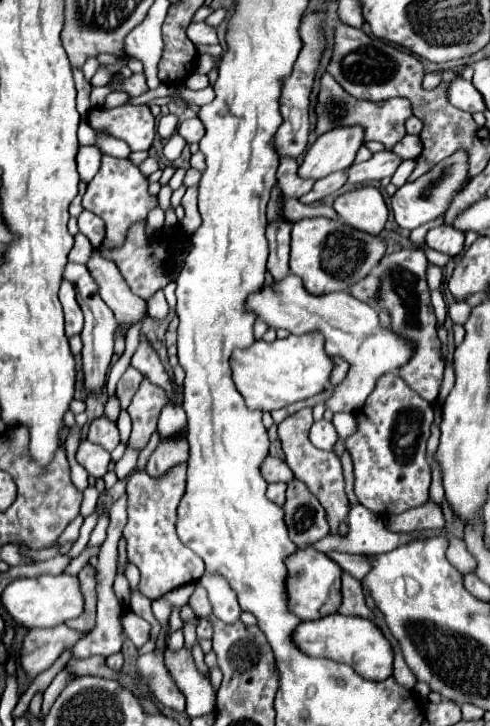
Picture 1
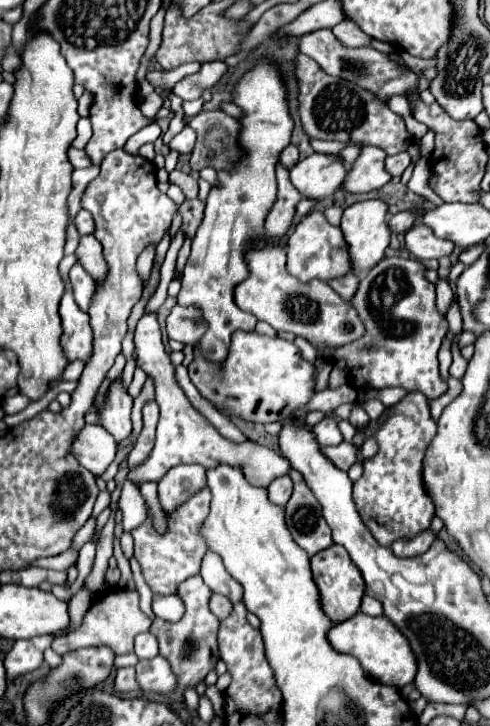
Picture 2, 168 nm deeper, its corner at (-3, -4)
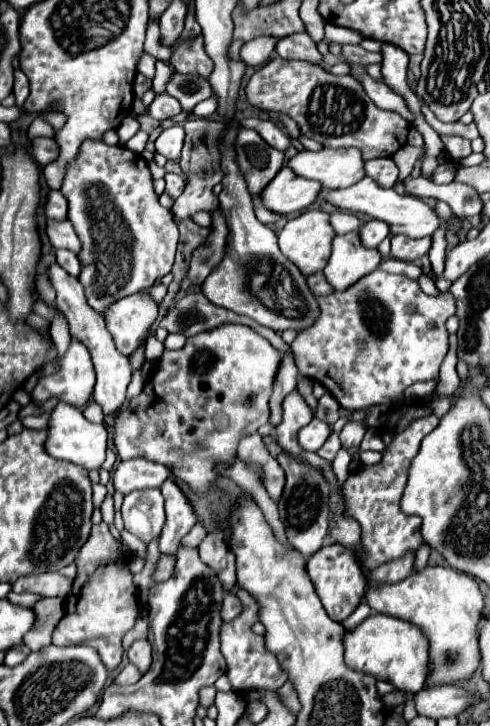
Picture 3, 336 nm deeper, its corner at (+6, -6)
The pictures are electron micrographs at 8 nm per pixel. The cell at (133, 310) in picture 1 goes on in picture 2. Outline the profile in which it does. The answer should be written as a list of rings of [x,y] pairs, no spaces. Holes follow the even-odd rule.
[[[94,235],[80,237],[80,245],[76,249],[76,255],[78,255],[82,267],[88,271],[88,275],[96,283],[104,283],[104,279],[108,277],[108,263],[104,259],[100,241]]]

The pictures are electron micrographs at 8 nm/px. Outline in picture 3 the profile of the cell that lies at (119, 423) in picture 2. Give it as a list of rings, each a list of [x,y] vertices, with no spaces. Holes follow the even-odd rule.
[[[57,261],[47,267],[47,275],[49,275],[49,281],[51,281],[53,289],[57,291],[57,301],[55,301],[57,309],[63,311],[63,315],[69,321],[71,337],[75,337],[77,341],[81,341],[89,349],[89,353],[93,357],[93,365],[95,365],[95,373],[97,373],[97,383],[95,383],[93,399],[103,407],[105,415],[113,415],[113,413],[117,413],[121,409],[121,405],[125,401],[127,385],[131,381],[131,363],[129,363],[129,357],[125,357],[123,353],[119,353],[115,349],[113,337],[105,329],[105,319],[99,313],[95,313],[95,309],[89,307],[85,291],[83,291],[83,285],[77,281],[77,277],[71,277],[65,269],[59,267]]]

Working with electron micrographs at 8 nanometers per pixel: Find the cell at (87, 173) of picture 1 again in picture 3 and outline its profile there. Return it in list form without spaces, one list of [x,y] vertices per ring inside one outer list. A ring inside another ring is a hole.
[[[35,137],[35,139],[31,139],[31,149],[33,149],[33,157],[41,165],[51,163],[55,159],[55,155],[57,155],[57,145],[49,137]]]

